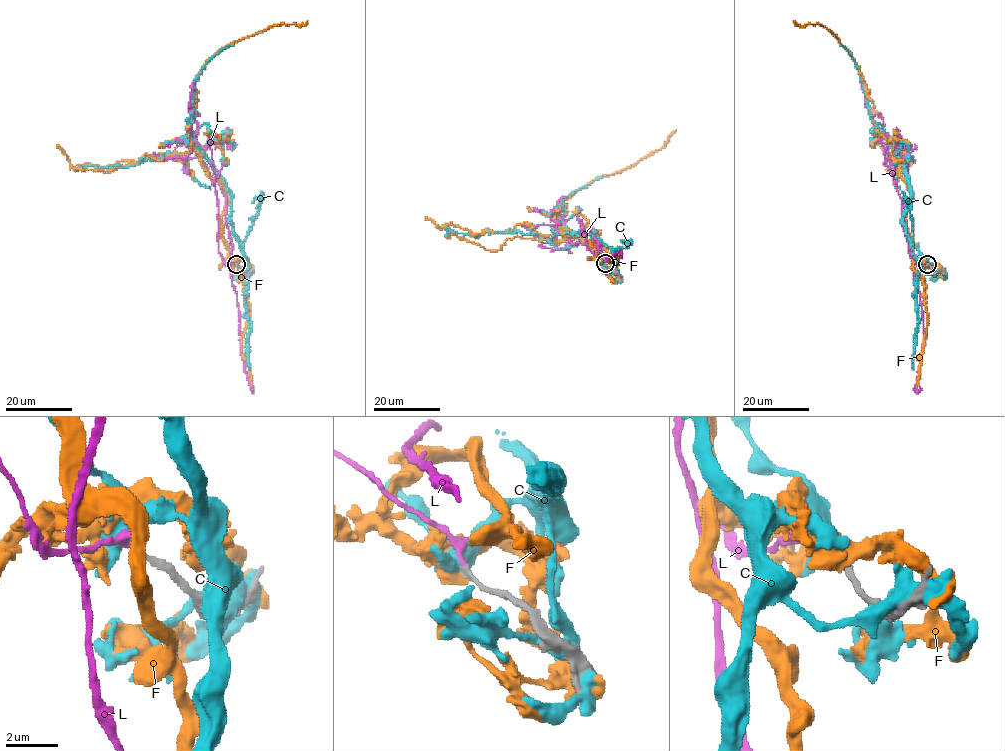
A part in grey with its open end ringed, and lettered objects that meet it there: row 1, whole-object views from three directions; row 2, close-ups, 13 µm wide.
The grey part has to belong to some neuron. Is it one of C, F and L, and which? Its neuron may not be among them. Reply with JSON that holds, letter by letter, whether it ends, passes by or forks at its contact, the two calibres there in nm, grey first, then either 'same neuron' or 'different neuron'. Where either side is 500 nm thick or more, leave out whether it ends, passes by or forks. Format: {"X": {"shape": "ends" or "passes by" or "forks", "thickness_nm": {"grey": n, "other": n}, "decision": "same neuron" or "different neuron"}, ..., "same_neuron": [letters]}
{"C": {"thickness_nm": {"grey": 280, "other": 550}, "decision": "different neuron"}, "F": {"shape": "passes by", "thickness_nm": {"grey": 300, "other": 280}, "decision": "different neuron"}, "L": {"shape": "ends", "thickness_nm": {"grey": 280, "other": 320}, "decision": "same neuron"}, "same_neuron": ["L"]}

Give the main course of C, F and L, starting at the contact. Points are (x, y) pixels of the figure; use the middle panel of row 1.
C: (604, 263), (613, 251), (600, 239), (598, 246), (586, 244), (560, 223), (557, 215), (564, 198), (601, 176)
F: (605, 265), (589, 242), (595, 247), (556, 220), (564, 199), (595, 178), (630, 167), (659, 150), (676, 130)
L: (605, 263), (586, 248), (578, 217), (574, 243), (595, 239), (609, 262), (622, 256)

